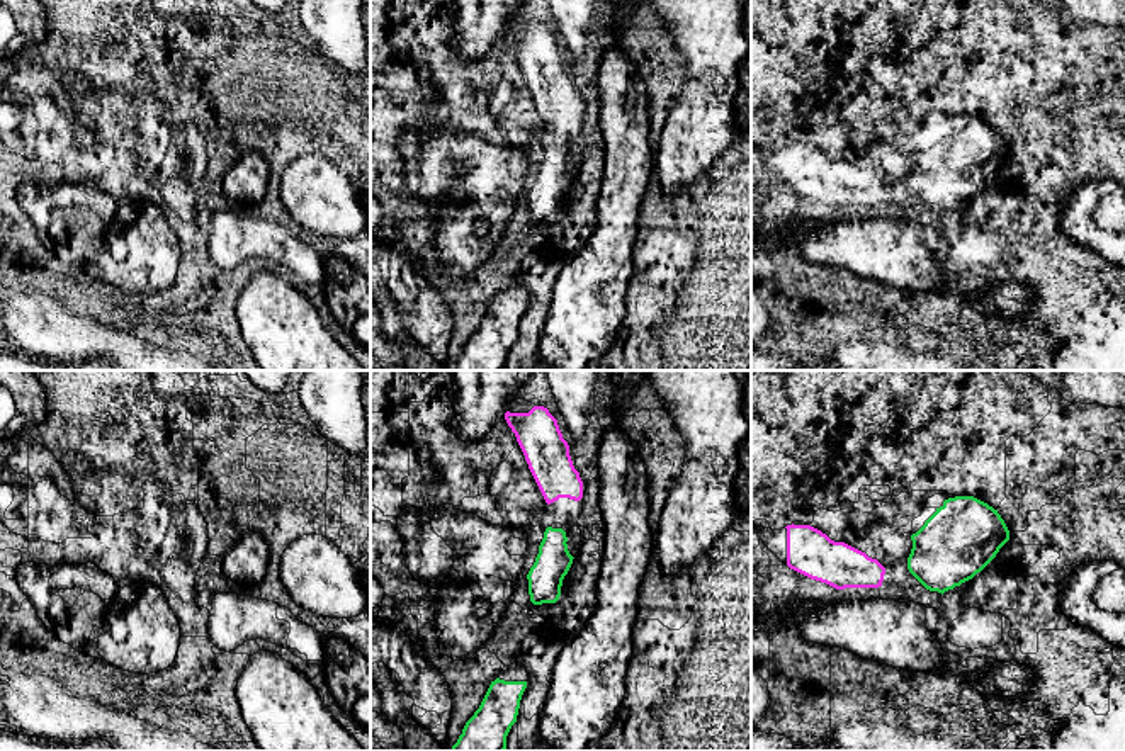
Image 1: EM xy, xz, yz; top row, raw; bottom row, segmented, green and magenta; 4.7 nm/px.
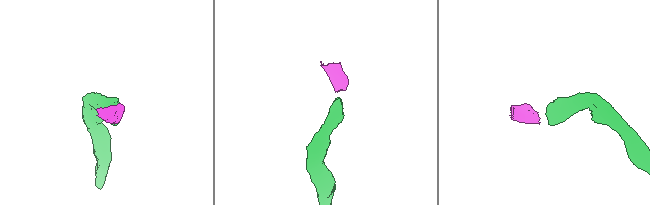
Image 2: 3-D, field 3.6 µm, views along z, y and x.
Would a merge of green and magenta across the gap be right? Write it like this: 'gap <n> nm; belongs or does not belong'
gap 110 nm; belongs

